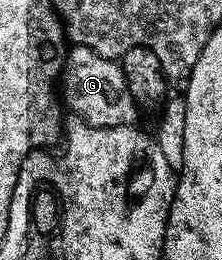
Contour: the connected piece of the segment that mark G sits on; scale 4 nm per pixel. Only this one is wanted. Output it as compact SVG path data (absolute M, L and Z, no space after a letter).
M71 45L62 64L60 98L75 119L82 118L92 128L130 128L138 118L140 103L128 88L121 65L115 59L100 56L92 48Z

